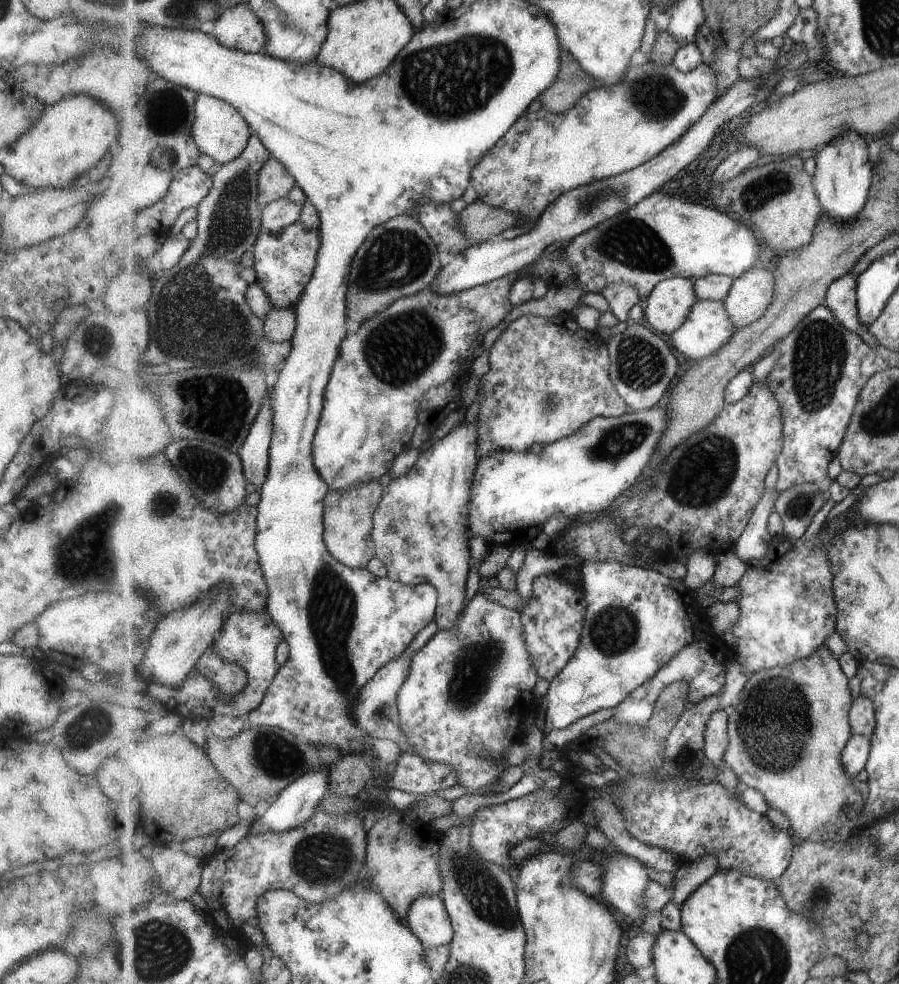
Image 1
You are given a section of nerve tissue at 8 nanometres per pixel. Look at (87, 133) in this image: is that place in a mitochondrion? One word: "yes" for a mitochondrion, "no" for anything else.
no

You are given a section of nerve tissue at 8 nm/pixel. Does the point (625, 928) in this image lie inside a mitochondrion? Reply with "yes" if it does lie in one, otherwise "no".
no

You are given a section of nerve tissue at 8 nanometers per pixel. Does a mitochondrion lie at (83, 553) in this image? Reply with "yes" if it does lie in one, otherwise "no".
yes

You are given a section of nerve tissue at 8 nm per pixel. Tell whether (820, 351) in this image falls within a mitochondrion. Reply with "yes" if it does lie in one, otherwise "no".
yes

